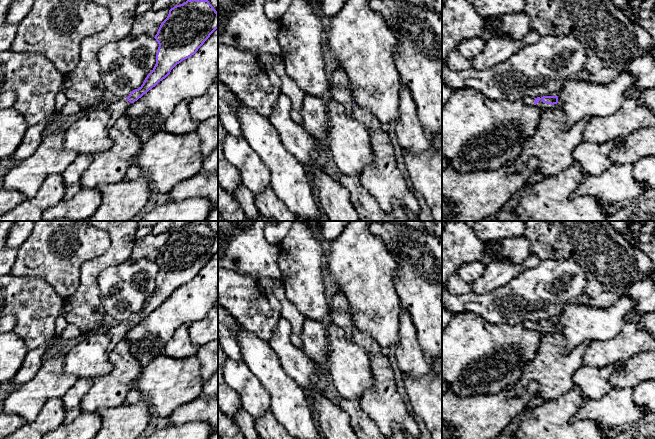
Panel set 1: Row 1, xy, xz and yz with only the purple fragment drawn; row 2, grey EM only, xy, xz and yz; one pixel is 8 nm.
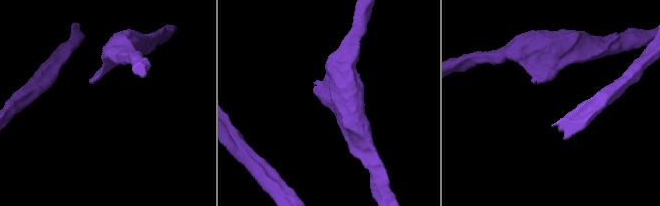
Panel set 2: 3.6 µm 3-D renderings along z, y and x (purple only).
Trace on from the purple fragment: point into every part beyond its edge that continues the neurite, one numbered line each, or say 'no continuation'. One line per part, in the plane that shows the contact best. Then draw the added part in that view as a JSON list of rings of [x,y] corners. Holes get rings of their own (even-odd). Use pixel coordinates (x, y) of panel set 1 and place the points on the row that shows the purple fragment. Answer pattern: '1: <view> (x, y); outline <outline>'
1: yz (527, 100); outline [[[525,96],[522,101],[525,105],[528,105],[528,106],[534,106],[534,107],[537,107],[539,108],[542,112],[544,111],[547,111],[549,108],[551,108],[551,104],[547,104],[547,103],[544,103],[542,101],[542,99],[535,105],[534,104],[534,100],[536,99],[537,97],[531,97],[531,96]]]

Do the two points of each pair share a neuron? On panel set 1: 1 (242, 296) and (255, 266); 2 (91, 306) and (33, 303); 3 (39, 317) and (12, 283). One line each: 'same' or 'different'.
1: different
2: different
3: same

